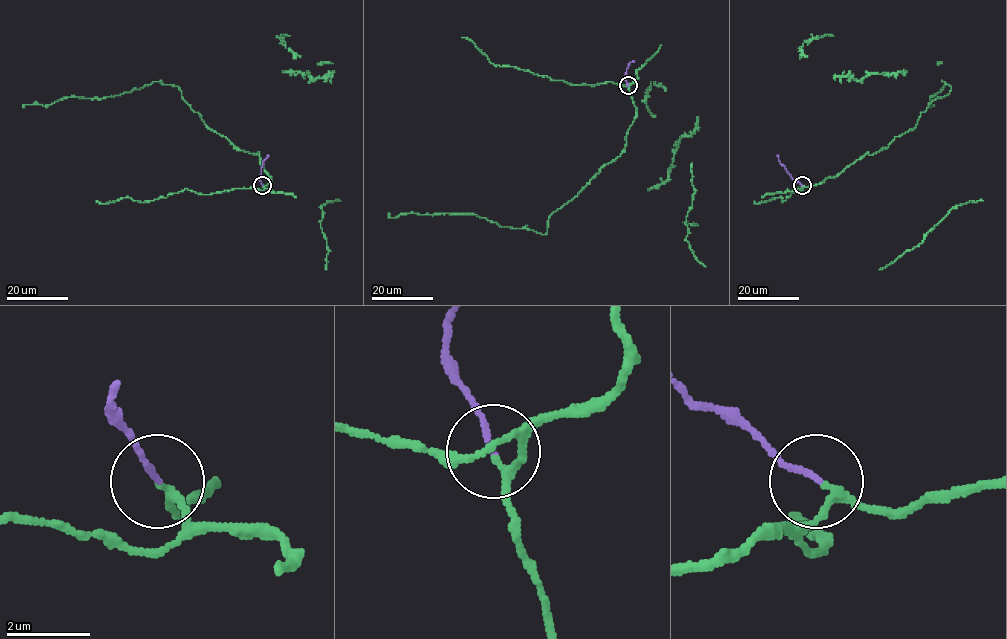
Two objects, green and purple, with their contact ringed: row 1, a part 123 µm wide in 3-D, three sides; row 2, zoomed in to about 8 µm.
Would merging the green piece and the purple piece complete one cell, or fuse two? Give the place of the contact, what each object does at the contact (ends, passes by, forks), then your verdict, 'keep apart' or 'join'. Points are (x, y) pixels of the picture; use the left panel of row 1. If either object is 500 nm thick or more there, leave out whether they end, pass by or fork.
(262, 185) | green passes by | purple ends | join

